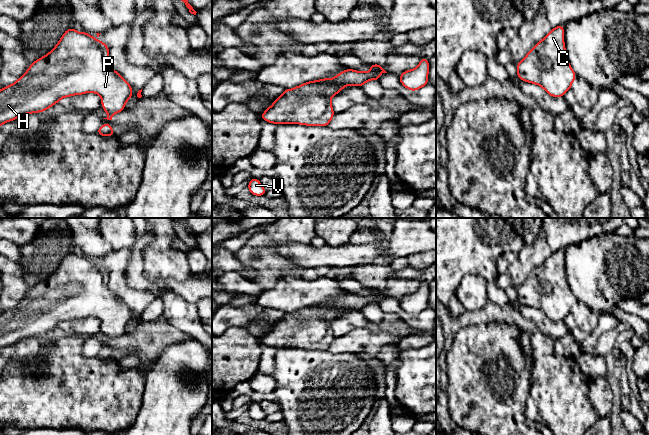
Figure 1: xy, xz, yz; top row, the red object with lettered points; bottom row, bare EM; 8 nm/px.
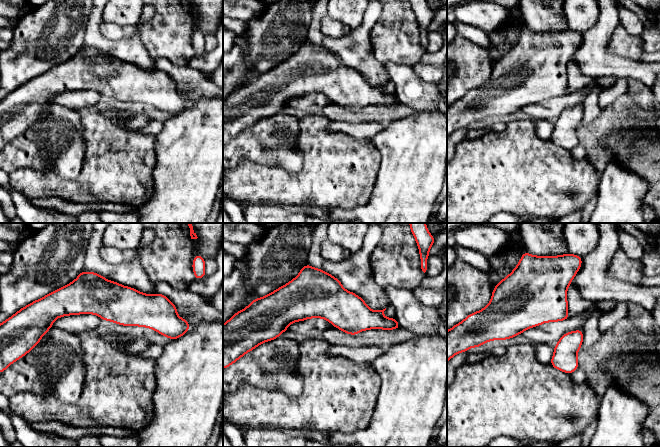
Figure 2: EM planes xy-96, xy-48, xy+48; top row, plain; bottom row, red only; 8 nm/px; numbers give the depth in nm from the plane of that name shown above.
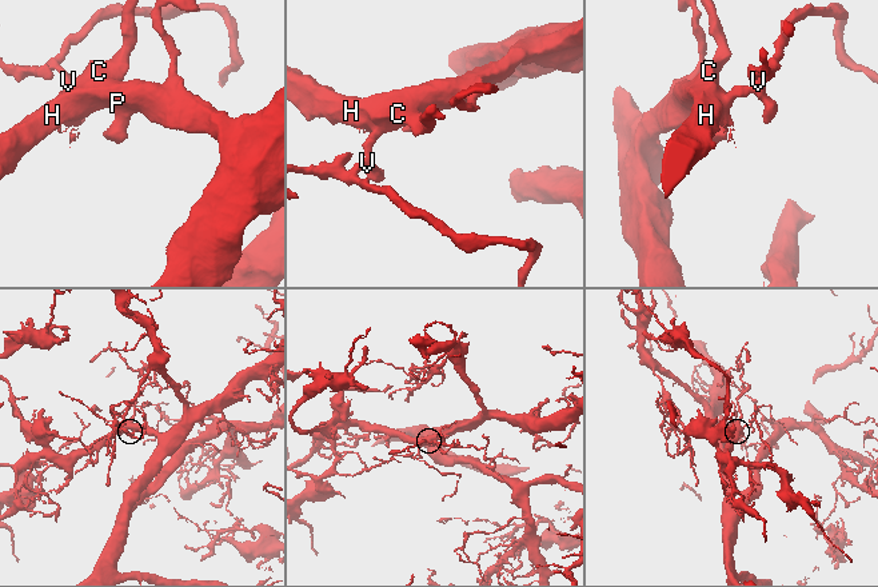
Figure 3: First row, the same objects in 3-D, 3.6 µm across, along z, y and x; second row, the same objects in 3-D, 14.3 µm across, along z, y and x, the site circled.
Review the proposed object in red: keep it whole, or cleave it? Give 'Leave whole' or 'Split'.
Leave whole

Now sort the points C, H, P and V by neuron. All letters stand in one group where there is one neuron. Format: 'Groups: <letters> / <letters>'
Groups: C H P V

